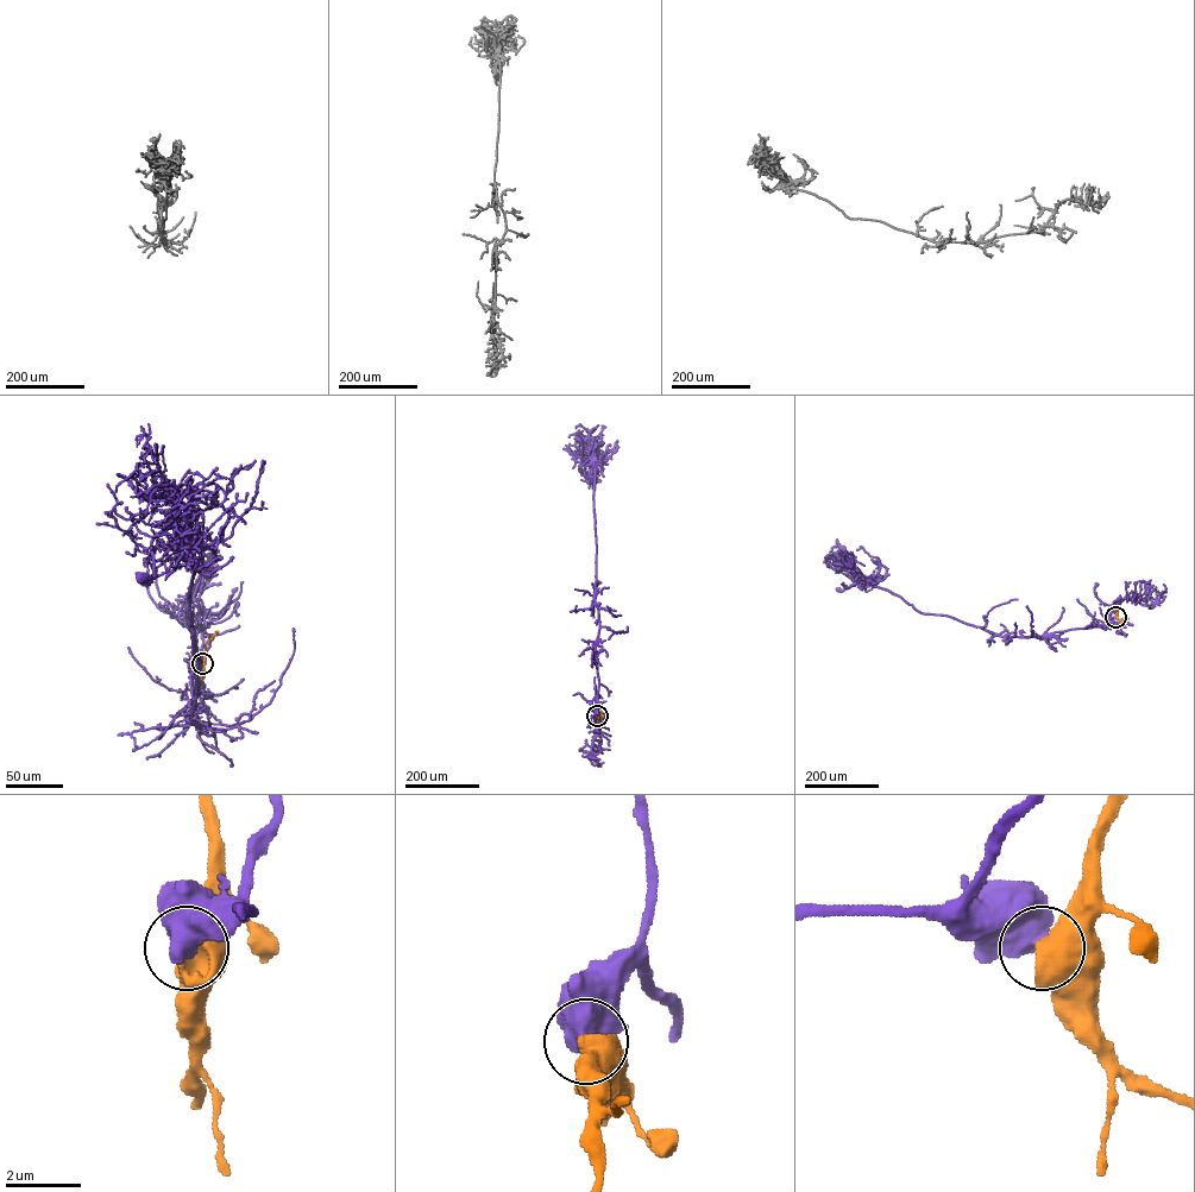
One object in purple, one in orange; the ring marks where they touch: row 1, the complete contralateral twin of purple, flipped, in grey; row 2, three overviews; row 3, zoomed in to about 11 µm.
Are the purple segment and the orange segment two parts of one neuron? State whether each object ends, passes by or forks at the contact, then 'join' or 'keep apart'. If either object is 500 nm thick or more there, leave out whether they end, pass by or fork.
keep apart

